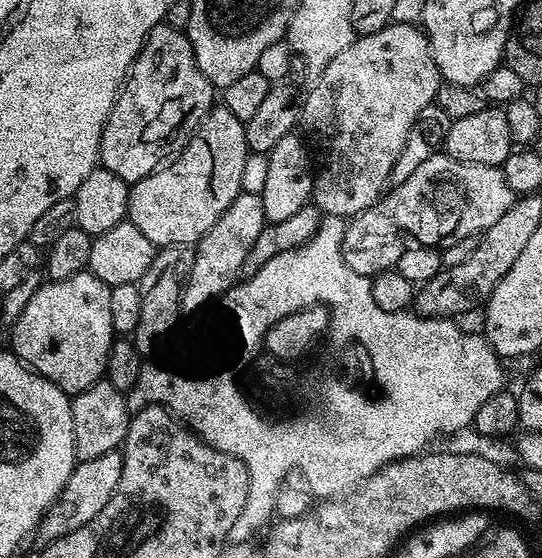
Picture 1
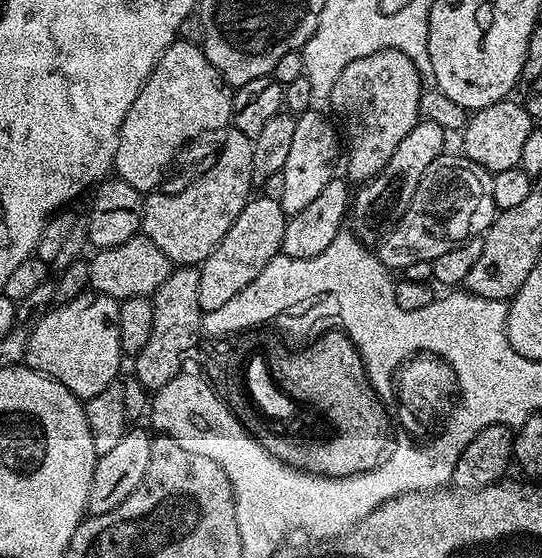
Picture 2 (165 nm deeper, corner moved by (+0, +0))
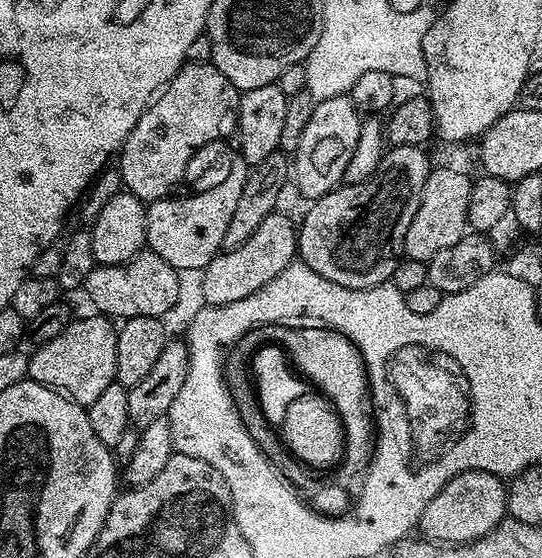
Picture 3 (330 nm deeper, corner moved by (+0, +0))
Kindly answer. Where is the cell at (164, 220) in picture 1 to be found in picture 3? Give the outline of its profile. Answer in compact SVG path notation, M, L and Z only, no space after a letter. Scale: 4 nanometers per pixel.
M236 158L232 161L230 178L226 178L226 182L218 182L214 190L151 201L146 208L146 244L150 251L170 262L170 266L181 273L187 274L195 268L196 271L203 270L224 248L226 226L230 226L238 198L242 198L242 186L246 186L249 171L249 165Z

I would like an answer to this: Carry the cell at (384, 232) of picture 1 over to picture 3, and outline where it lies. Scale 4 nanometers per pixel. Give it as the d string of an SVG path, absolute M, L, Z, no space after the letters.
M433 167L426 178L426 186L422 190L422 202L418 202L418 214L414 214L414 222L410 222L410 230L406 230L403 255L410 260L427 261L434 258L446 246L454 246L469 231L468 211L470 210L470 190L473 177L459 172L456 168Z

